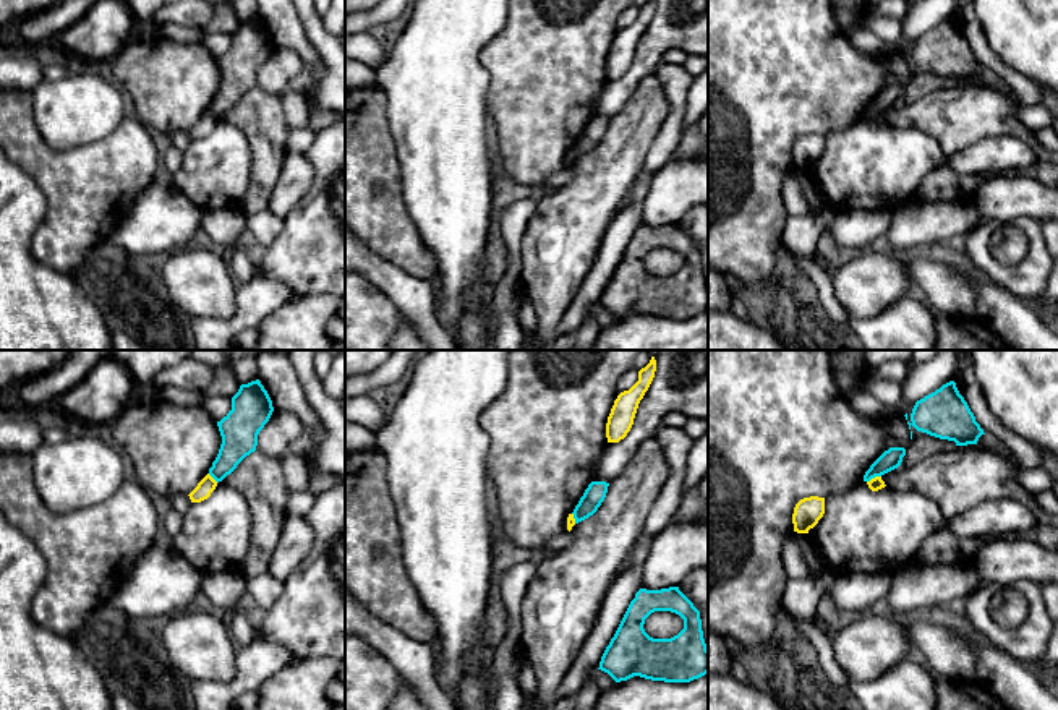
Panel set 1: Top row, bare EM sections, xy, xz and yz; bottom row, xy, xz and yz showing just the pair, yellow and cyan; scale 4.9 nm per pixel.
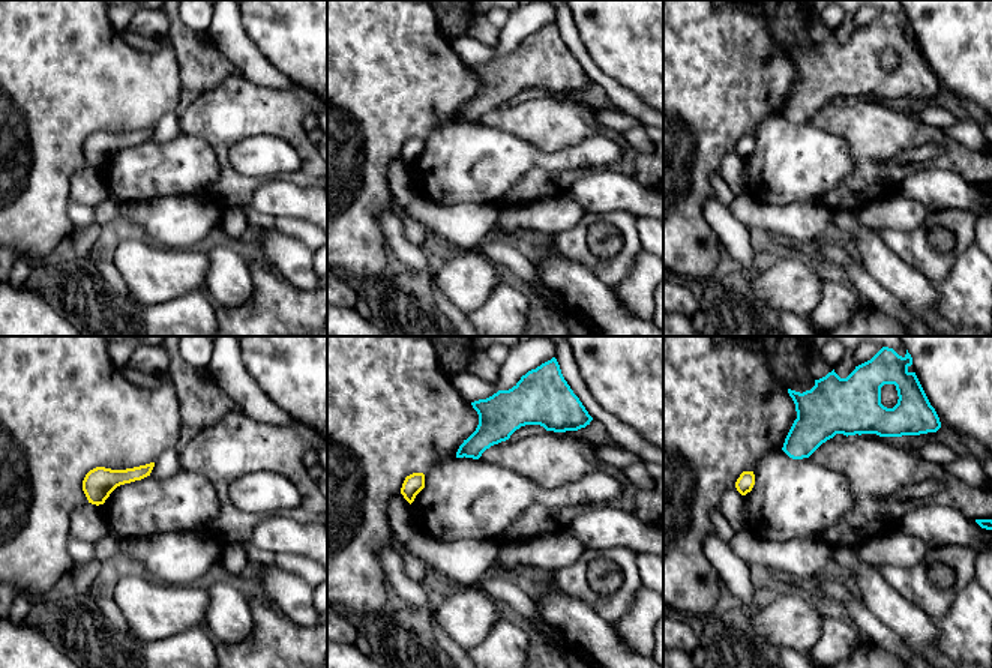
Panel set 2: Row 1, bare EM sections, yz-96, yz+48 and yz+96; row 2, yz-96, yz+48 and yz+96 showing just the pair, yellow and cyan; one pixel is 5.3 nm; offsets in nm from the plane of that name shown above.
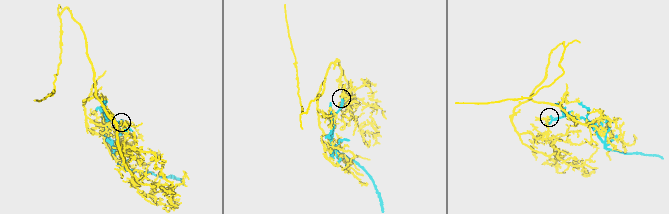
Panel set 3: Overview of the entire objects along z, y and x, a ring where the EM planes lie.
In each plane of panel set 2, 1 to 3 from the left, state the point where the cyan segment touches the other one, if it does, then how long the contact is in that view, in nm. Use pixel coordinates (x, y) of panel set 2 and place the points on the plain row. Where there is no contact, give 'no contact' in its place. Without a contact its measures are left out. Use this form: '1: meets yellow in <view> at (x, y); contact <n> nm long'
1: no contact
2: no contact
3: no contact

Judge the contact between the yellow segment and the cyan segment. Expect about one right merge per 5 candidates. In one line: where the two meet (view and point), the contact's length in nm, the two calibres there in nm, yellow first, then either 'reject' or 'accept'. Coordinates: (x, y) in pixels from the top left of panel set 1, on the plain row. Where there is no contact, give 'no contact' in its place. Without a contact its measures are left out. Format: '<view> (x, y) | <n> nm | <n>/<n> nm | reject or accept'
yz (875, 114) | 80 nm | 70/100 nm | reject

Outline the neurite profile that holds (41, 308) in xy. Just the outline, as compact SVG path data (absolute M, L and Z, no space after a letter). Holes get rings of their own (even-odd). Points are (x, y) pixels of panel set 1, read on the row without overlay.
M0 148L0 350L115 350L102 313L79 287L75 274L44 266L31 253L32 237L47 209L47 199L36 180Z

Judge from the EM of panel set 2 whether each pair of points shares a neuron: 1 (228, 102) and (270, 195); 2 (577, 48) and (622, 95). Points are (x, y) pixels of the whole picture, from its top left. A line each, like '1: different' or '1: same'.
1: different
2: same

